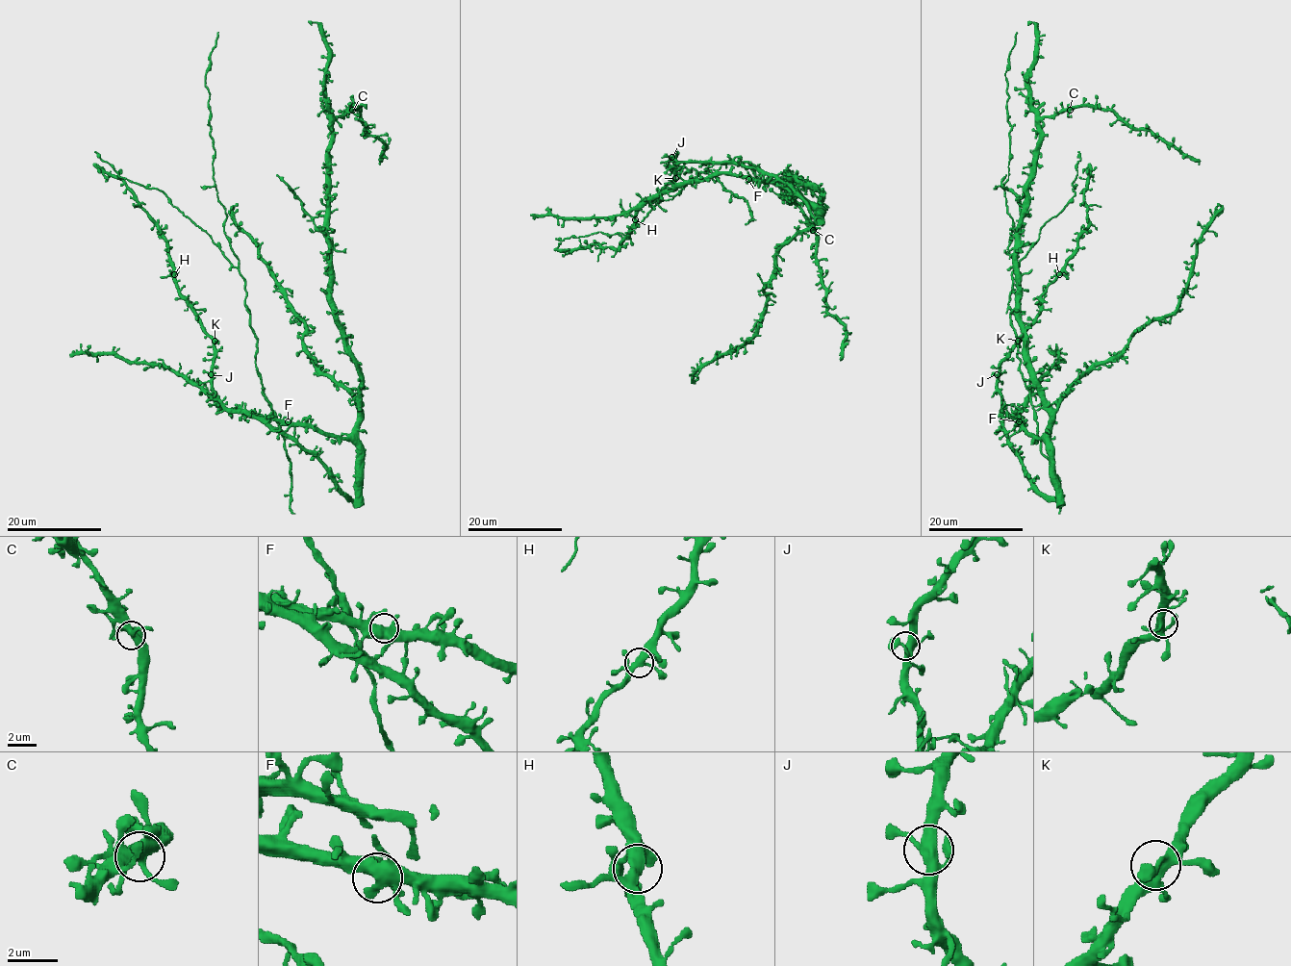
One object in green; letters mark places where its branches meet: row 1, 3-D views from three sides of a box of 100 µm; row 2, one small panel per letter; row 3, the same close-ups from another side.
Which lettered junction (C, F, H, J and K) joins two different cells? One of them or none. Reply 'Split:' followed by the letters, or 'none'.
Split: none

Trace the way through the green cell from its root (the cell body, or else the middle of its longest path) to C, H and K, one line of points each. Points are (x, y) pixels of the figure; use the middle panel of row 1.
C: (672, 160), (740, 164), (820, 210), (821, 194), (799, 179), (788, 178), (791, 195), (813, 230)
H: (672, 160), (674, 178), (654, 199), (645, 199), (640, 205), (635, 219)
K: (672, 160), (675, 178)

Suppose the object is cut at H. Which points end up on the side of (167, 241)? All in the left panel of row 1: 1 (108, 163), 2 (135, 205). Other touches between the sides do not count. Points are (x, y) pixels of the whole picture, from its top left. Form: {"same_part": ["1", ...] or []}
{"same_part": ["2"]}

